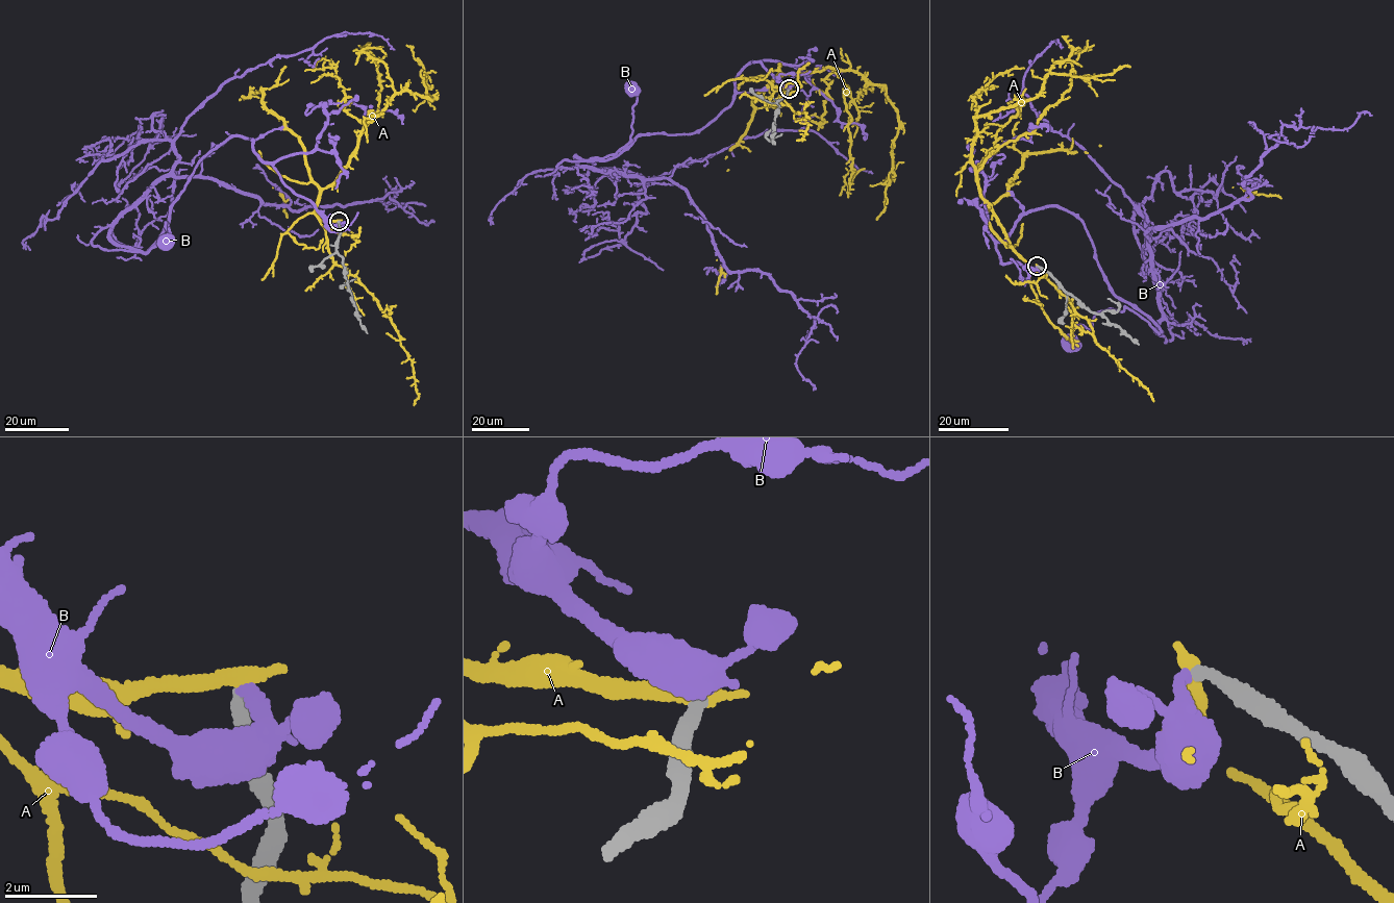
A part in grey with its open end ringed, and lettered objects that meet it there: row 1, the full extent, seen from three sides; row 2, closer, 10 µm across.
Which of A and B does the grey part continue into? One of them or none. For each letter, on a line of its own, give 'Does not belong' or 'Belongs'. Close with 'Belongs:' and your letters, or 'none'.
A: Does not belong
B: Belongs
Belongs: B

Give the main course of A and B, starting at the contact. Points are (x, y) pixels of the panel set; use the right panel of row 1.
A: (1037, 267), (987, 218), (1028, 153), (1101, 146), (1280, 198)
B: (1037, 267), (1004, 265), (997, 243), (1040, 207), (1072, 212), (1113, 293), (1172, 334), (1110, 308), (1069, 343)

